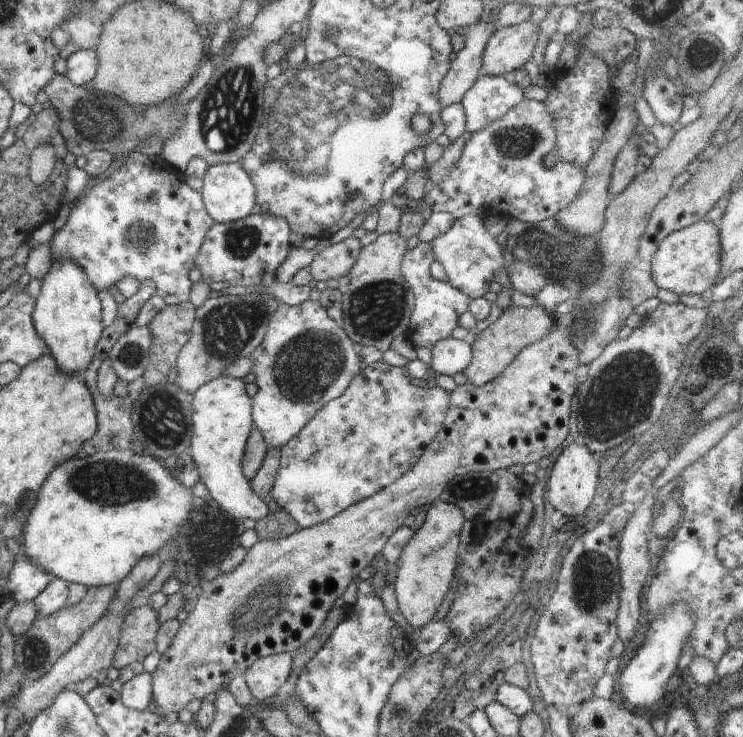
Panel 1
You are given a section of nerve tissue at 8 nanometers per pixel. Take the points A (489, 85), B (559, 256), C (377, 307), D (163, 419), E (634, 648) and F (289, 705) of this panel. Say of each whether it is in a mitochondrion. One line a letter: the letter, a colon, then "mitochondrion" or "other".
A: other
B: mitochondrion
C: mitochondrion
D: mitochondrion
E: other
F: other

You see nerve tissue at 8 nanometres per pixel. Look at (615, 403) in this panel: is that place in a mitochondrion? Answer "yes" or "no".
yes

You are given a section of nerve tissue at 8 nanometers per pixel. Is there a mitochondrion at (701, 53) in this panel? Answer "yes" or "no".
yes

